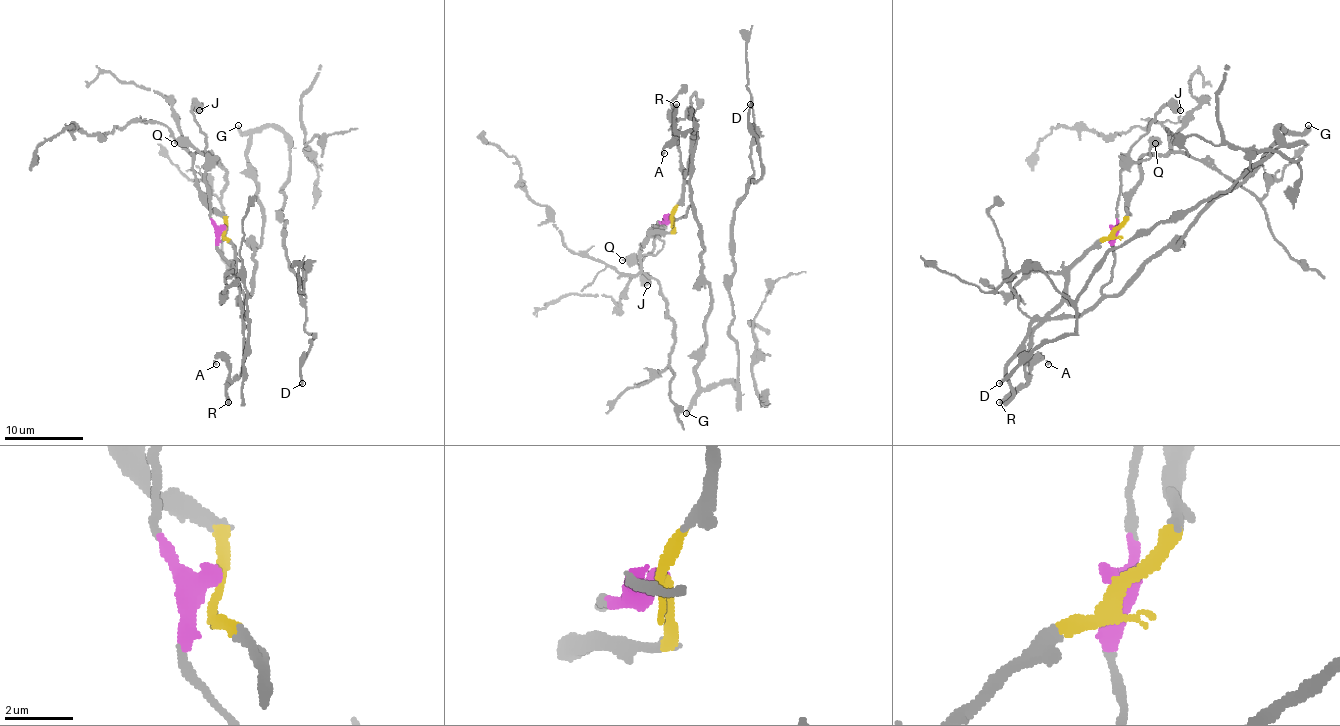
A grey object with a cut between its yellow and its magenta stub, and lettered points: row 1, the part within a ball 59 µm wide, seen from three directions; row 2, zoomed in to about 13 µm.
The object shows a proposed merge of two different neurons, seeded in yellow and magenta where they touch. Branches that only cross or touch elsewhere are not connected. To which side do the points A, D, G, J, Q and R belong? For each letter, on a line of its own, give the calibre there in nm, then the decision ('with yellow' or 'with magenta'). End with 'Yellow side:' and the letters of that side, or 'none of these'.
A: 190 nm thick; with yellow
D: 280 nm thick; with magenta
G: 360 nm thick; with magenta
J: 650 nm thick; with magenta
Q: 400 nm thick; with magenta
R: 280 nm thick; with yellow
Yellow side: A, R

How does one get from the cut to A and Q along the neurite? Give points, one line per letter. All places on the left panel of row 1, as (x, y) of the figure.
A: (224, 230), (234, 250), (244, 362), (232, 379), (221, 358), (213, 360), (217, 364)
Q: (224, 230), (211, 217), (205, 174), (215, 162), (191, 146), (174, 142)

